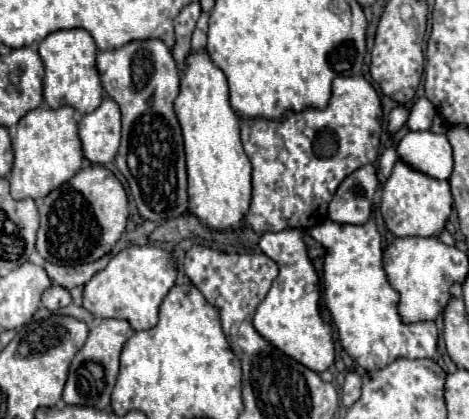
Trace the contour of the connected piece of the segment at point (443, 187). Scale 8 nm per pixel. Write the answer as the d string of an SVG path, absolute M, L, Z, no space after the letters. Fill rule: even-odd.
M398 160L392 168L388 182L382 188L380 212L386 228L398 236L438 236L446 228L446 220L452 212L452 192L446 180L434 180L422 172L412 170L408 164Z

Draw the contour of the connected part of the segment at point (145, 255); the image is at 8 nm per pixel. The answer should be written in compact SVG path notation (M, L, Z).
M132 246L126 250L120 250L104 270L92 276L92 280L84 286L84 308L94 316L94 318L120 318L130 324L132 330L150 330L158 322L158 306L162 298L168 294L168 290L176 282L176 264L172 256L156 246Z

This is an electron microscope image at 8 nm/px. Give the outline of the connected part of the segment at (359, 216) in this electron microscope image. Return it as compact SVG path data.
M332 196L328 206L328 218L322 224L308 230L308 234L320 242L326 250L324 254L324 302L326 308L338 328L338 338L342 348L348 356L352 356L364 370L378 370L388 364L392 364L398 358L432 358L436 354L436 342L438 342L438 328L434 322L416 322L416 324L404 324L398 316L396 304L398 304L398 292L390 286L386 272L382 268L382 244L380 234L376 230L374 220L370 220L372 207L347 206L336 197Z

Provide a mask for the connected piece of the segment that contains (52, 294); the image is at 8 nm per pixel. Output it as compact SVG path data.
M54 284L50 290L46 290L42 294L42 304L50 310L50 312L58 312L60 308L66 308L72 302L70 292L58 284Z

